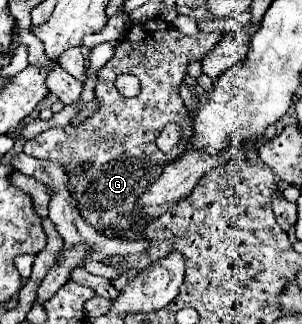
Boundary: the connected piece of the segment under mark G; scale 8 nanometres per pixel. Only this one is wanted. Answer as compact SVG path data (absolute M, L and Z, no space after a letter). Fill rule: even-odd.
M160 16L132 24L118 42L112 60L98 72L96 112L78 126L50 128L24 144L26 154L54 160L68 168L68 188L72 188L72 198L80 208L80 216L90 220L98 232L104 232L104 228L124 228L124 236L116 238L140 238L146 226L140 224L140 228L132 228L132 224L128 224L128 216L138 208L138 196L160 176L166 164L187 149L193 134L192 114L180 98L180 84L188 76L188 64L202 60L222 36L222 32L204 30L186 36L174 24L160 20ZM118 74L138 76L142 90L136 98L126 98L116 90L114 80ZM168 122L180 124L184 138L172 152L163 153L156 146L156 138Z

